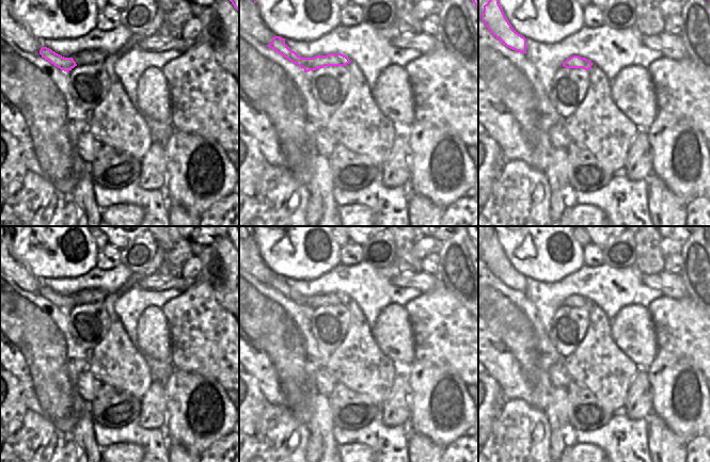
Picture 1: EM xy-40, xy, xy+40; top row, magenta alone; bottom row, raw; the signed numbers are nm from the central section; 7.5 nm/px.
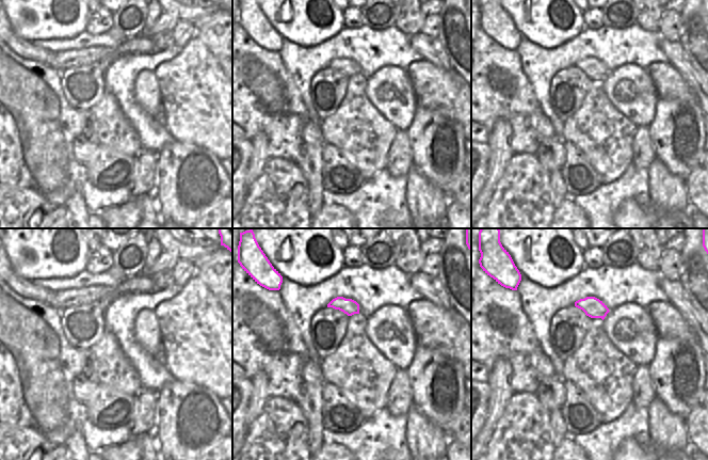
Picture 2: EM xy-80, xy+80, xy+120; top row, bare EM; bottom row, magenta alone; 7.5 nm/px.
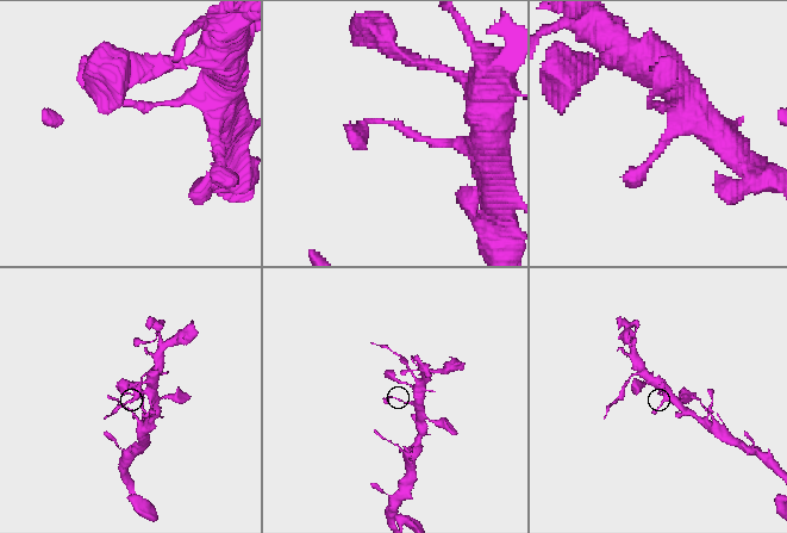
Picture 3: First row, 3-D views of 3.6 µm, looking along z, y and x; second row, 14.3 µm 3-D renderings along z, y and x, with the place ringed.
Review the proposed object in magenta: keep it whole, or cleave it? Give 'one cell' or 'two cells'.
one cell

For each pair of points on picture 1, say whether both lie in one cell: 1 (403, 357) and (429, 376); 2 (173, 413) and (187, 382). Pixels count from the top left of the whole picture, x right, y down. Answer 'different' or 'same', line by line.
1: different
2: same

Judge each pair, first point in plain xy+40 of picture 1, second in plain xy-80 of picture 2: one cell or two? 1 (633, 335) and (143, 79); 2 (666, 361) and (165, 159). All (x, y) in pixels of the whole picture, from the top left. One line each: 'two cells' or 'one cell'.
1: one cell
2: one cell

